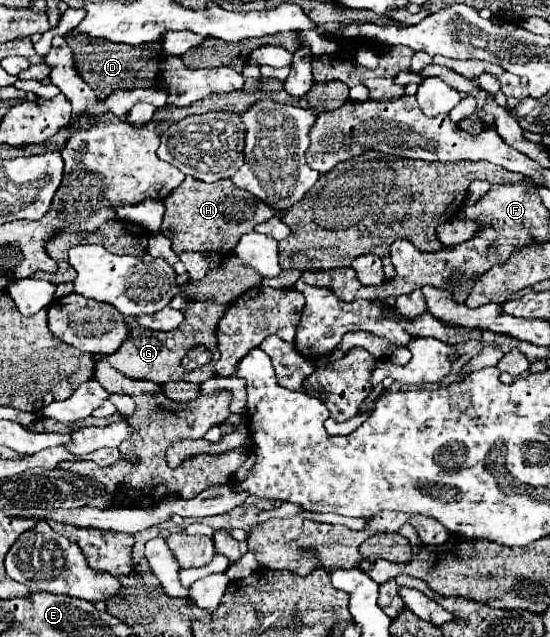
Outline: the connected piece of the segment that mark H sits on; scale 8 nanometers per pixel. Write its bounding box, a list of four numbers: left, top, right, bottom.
[162,177,276,255]

